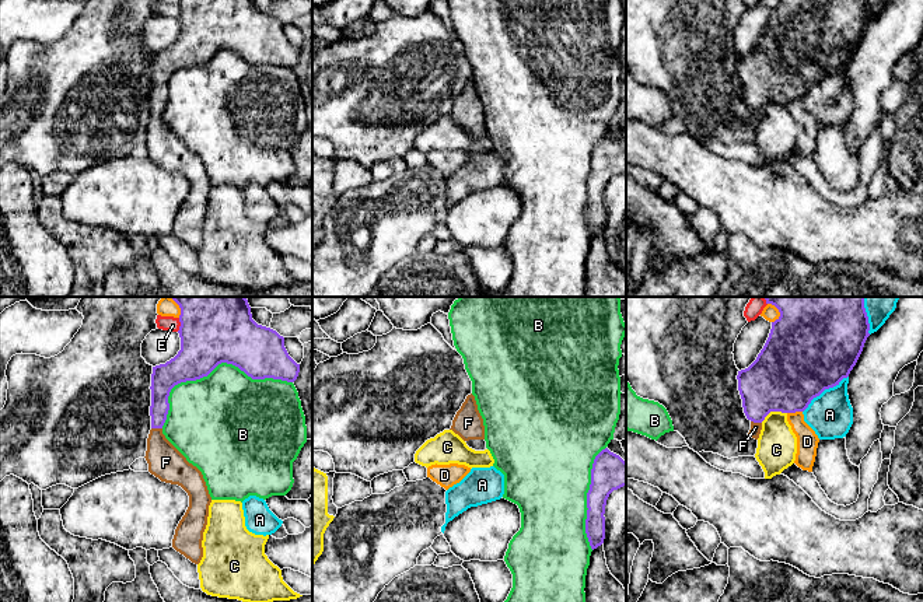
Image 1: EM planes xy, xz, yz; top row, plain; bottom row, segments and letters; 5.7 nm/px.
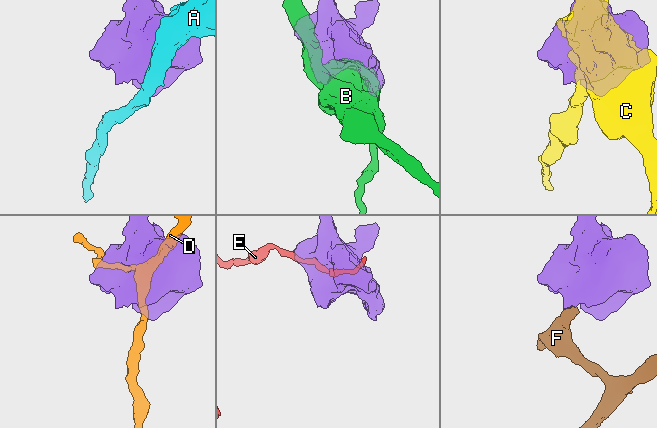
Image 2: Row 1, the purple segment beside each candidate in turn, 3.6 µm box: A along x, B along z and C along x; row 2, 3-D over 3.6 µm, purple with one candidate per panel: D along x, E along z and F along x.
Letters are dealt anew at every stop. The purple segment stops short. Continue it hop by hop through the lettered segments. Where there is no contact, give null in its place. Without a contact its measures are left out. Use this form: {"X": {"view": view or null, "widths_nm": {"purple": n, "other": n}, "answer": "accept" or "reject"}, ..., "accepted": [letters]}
{"A": {"view": "yz", "widths_nm": {"purple": 500, "other": 260}, "answer": "reject"}, "B": {"view": "xy", "widths_nm": {"purple": 420, "other": 460}, "answer": "reject"}, "C": {"view": "yz", "widths_nm": {"purple": 400, "other": 220}, "answer": "reject"}, "D": {"view": "yz", "widths_nm": {"purple": 420, "other": 130}, "answer": "reject"}, "E": {"view": "xy", "widths_nm": {"purple": 420, "other": 90}, "answer": "reject"}, "F": {"view": "xy", "widths_nm": {"purple": 130, "other": 200}, "answer": "accept"}, "accepted": ["F"]}

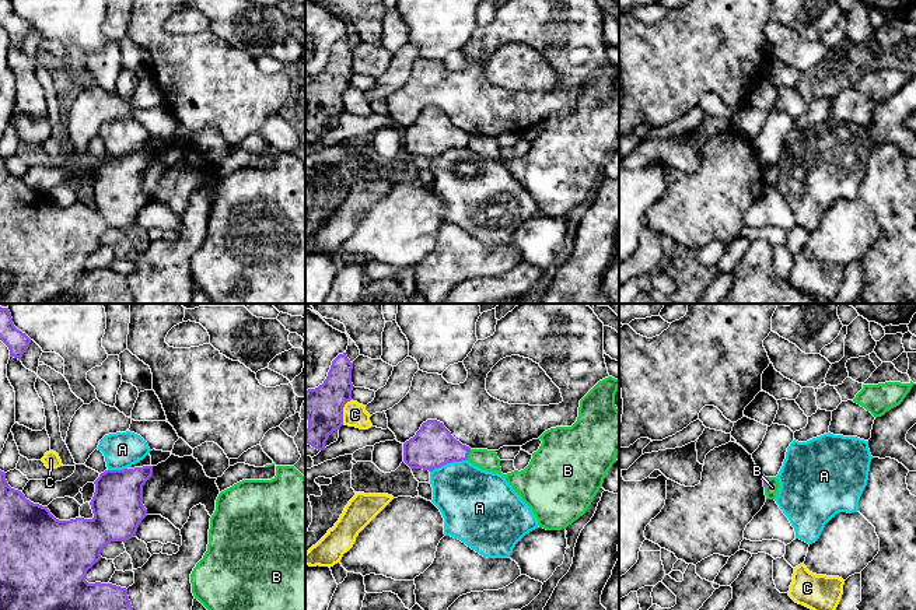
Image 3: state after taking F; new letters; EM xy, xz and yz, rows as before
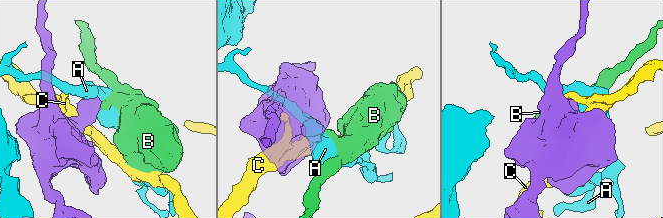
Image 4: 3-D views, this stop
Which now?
{"A": {"view": "xz", "widths_nm": {"purple": 240, "other": 360}, "answer": "reject"}, "B": {"view": "xz", "widths_nm": {"purple": 240, "other": 120}, "answer": "reject"}, "C": {"view": "xz", "widths_nm": {"purple": 220, "other": 140}, "answer": "reject"}, "accepted": []}

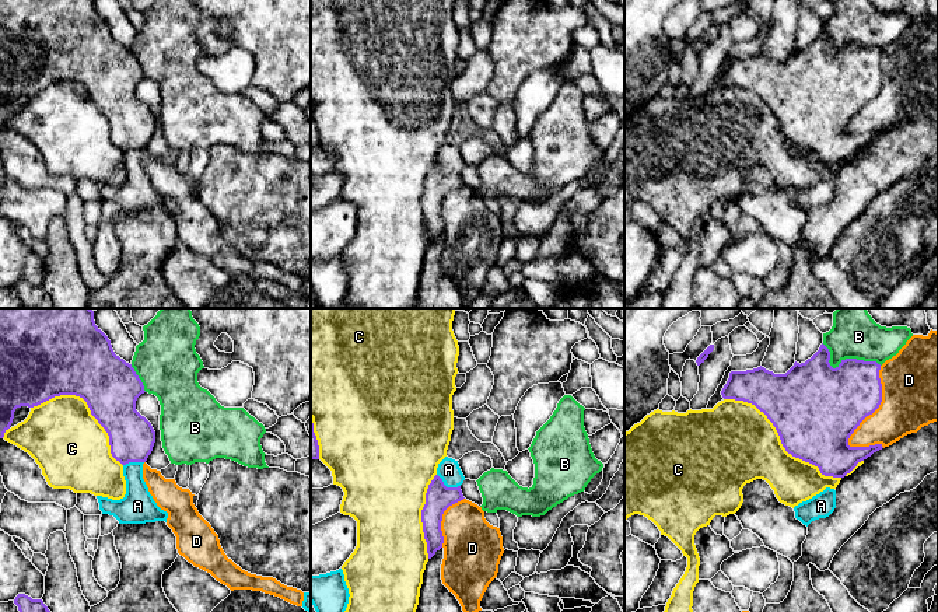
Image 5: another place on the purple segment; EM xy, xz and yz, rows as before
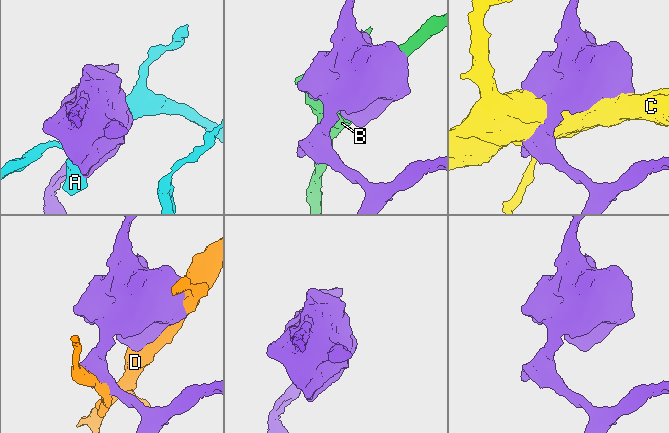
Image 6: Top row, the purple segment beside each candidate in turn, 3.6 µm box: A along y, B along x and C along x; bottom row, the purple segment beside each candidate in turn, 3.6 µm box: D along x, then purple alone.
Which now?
{"A": {"view": "xz", "widths_nm": {"purple": 160, "other": 130}, "answer": "reject"}, "B": {"view": "yz", "widths_nm": {"purple": 380, "other": 280}, "answer": "reject"}, "C": {"view": "yz", "widths_nm": {"purple": 480, "other": 460}, "answer": "reject"}, "D": {"view": "yz", "widths_nm": {"purple": 380, "other": 400}, "answer": "reject"}, "accepted": []}

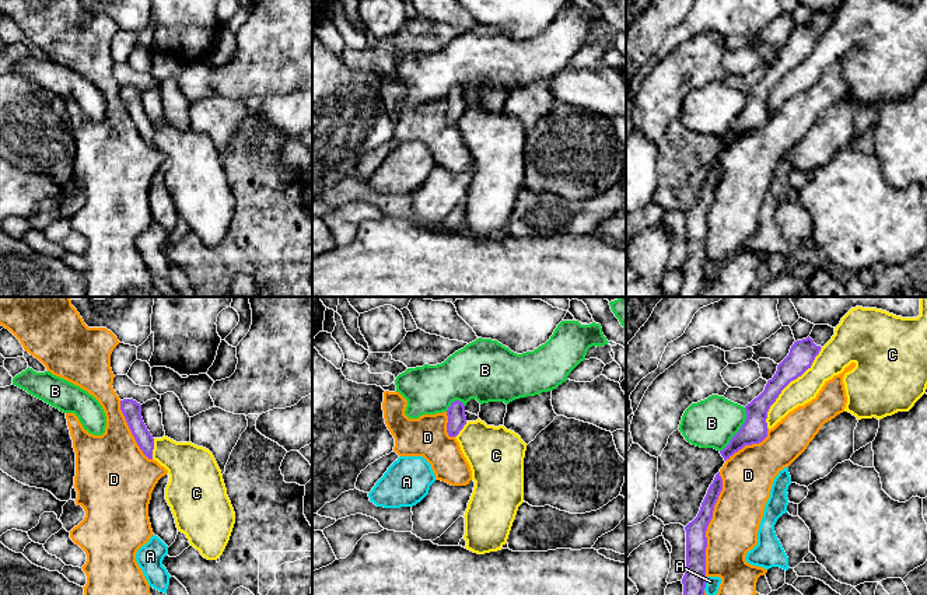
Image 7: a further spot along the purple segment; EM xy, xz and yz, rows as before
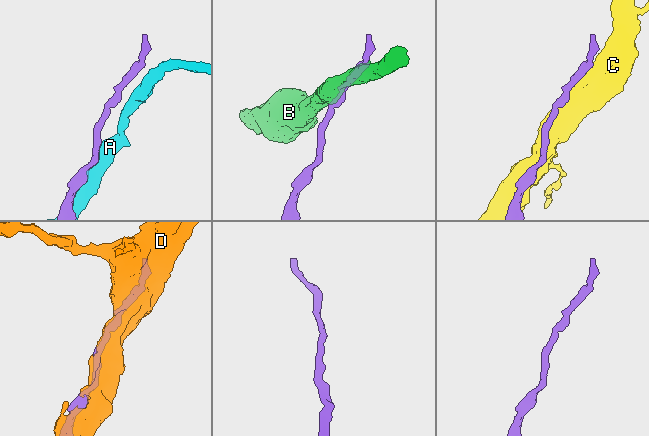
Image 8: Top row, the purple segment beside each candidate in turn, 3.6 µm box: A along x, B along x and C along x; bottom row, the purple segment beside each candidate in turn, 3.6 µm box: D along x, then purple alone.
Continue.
{"A": {"view": "yz", "widths_nm": {"purple": 130, "other": 80}, "answer": "reject"}, "B": {"view": "yz", "widths_nm": {"purple": 150, "other": 280}, "answer": "reject"}, "C": {"view": "yz", "widths_nm": {"purple": 150, "other": 150}, "answer": "reject"}, "D": {"view": "yz", "widths_nm": {"purple": 130, "other": 280}, "answer": "reject"}, "accepted": []}

